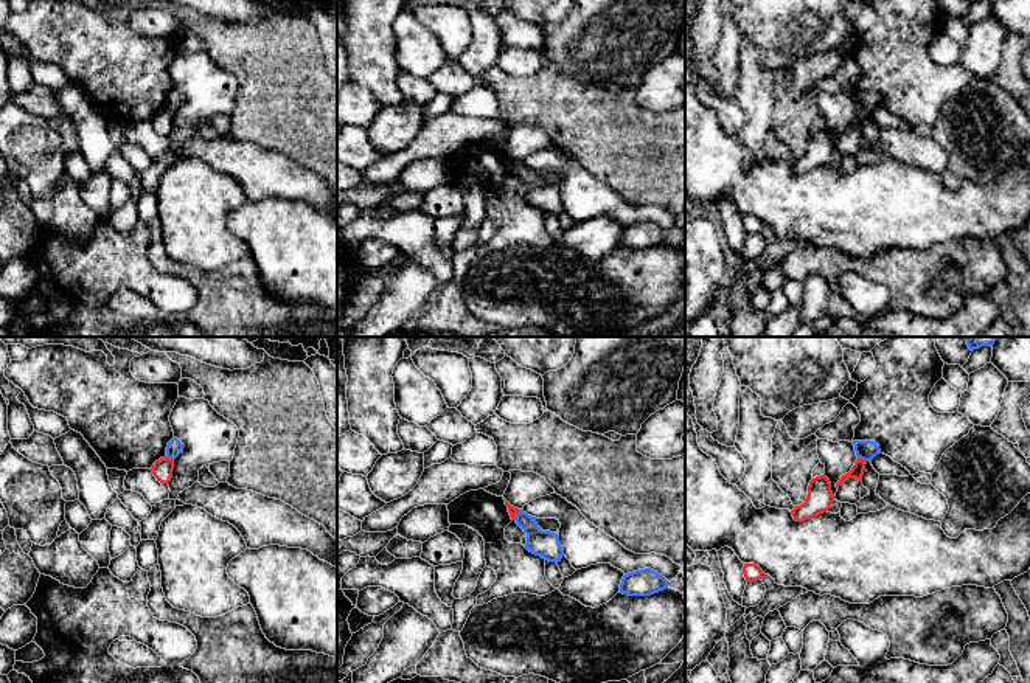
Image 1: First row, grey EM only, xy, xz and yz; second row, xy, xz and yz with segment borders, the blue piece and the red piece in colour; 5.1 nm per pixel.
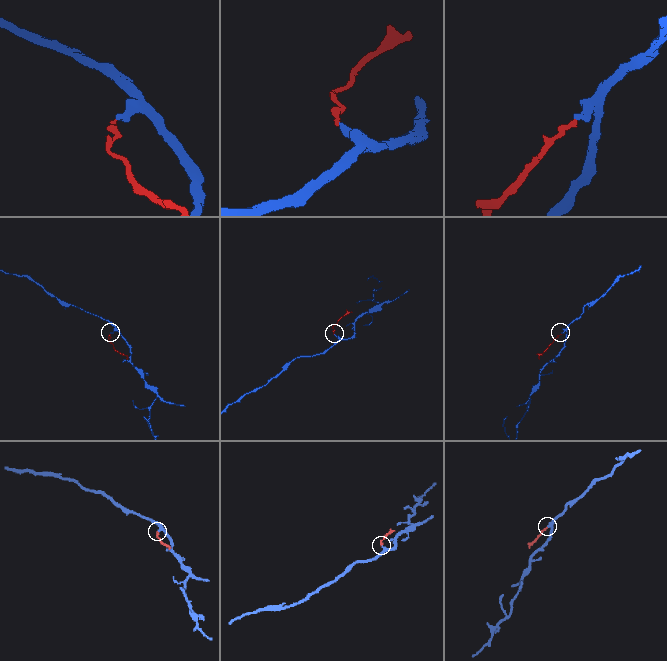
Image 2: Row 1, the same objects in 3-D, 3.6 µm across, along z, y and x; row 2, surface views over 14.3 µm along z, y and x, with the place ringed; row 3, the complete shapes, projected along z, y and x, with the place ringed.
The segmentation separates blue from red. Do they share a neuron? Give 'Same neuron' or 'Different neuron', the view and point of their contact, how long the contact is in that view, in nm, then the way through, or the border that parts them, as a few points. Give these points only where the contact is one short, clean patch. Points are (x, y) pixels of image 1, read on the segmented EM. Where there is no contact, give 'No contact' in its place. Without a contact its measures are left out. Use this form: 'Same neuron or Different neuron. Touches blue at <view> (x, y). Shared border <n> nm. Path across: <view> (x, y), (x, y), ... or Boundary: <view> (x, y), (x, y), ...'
Different neuron. Touches blue at yz (862, 458). Shared border 50 nm. Boundary: yz (858, 457), (866, 461)

